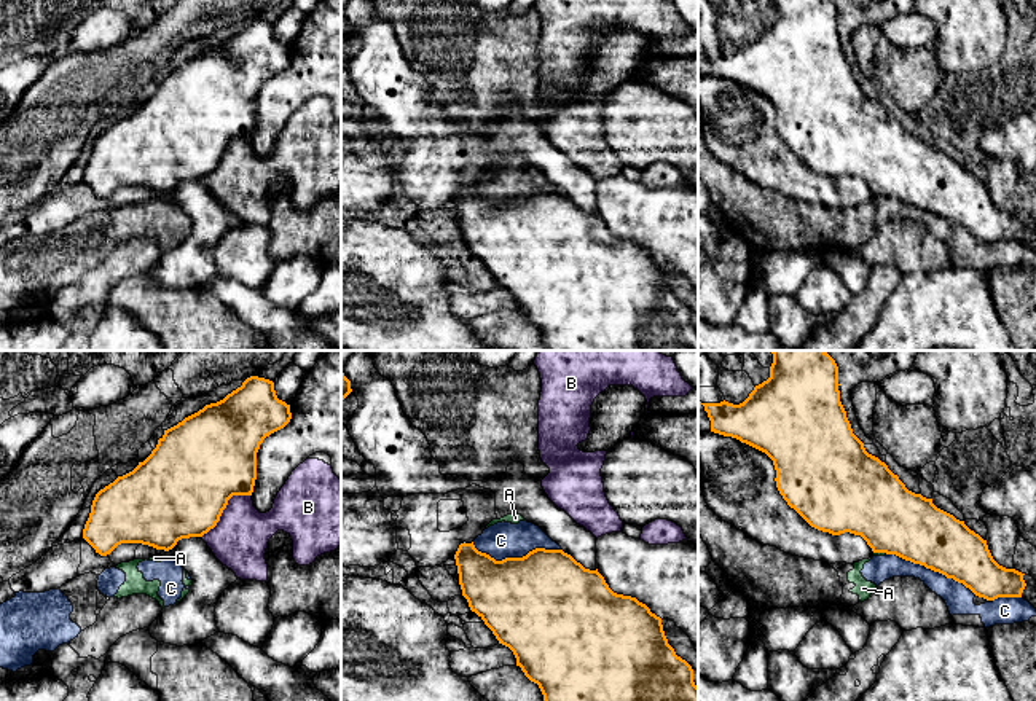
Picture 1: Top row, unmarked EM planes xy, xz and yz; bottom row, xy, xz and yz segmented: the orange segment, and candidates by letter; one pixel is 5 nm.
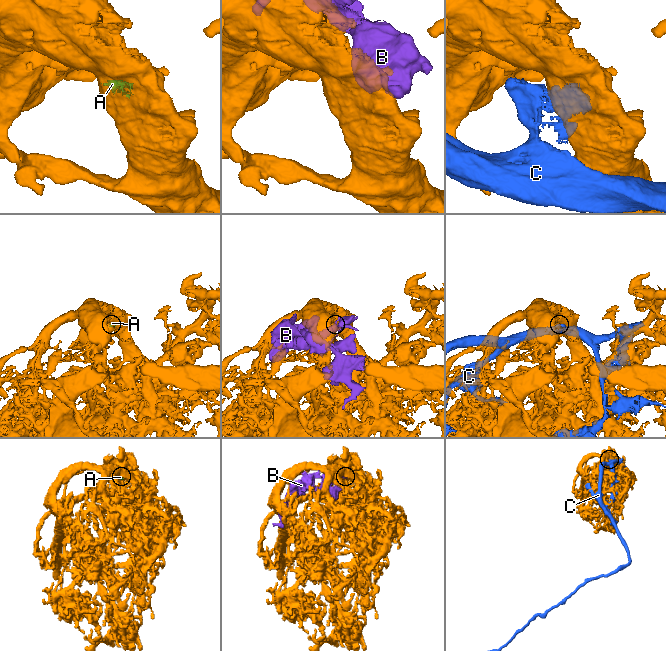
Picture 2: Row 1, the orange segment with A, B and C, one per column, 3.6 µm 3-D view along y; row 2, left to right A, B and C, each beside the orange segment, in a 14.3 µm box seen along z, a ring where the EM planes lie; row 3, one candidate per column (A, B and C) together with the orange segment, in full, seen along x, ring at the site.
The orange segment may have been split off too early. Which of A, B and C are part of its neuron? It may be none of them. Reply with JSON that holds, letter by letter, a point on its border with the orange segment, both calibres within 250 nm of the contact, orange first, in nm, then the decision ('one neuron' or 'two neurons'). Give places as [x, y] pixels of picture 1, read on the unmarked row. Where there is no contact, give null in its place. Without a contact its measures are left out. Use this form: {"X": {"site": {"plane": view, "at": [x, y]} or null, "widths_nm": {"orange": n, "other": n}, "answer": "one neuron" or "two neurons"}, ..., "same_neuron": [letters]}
{"A": {"site": {"plane": "yz", "at": [880, 195]}, "widths_nm": {"orange": 360, "other": 90}, "answer": "two neurons"}, "B": {"site": {"plane": "xy", "at": [225, 150]}, "widths_nm": {"orange": 480, "other": 280}, "answer": "two neurons"}, "C": {"site": {"plane": "xz", "at": [515, 201]}, "widths_nm": {"orange": 500, "other": 180}, "answer": "two neurons"}, "same_neuron": []}

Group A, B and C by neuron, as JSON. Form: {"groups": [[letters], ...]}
{"groups": [["A", "C"], ["B"]]}

